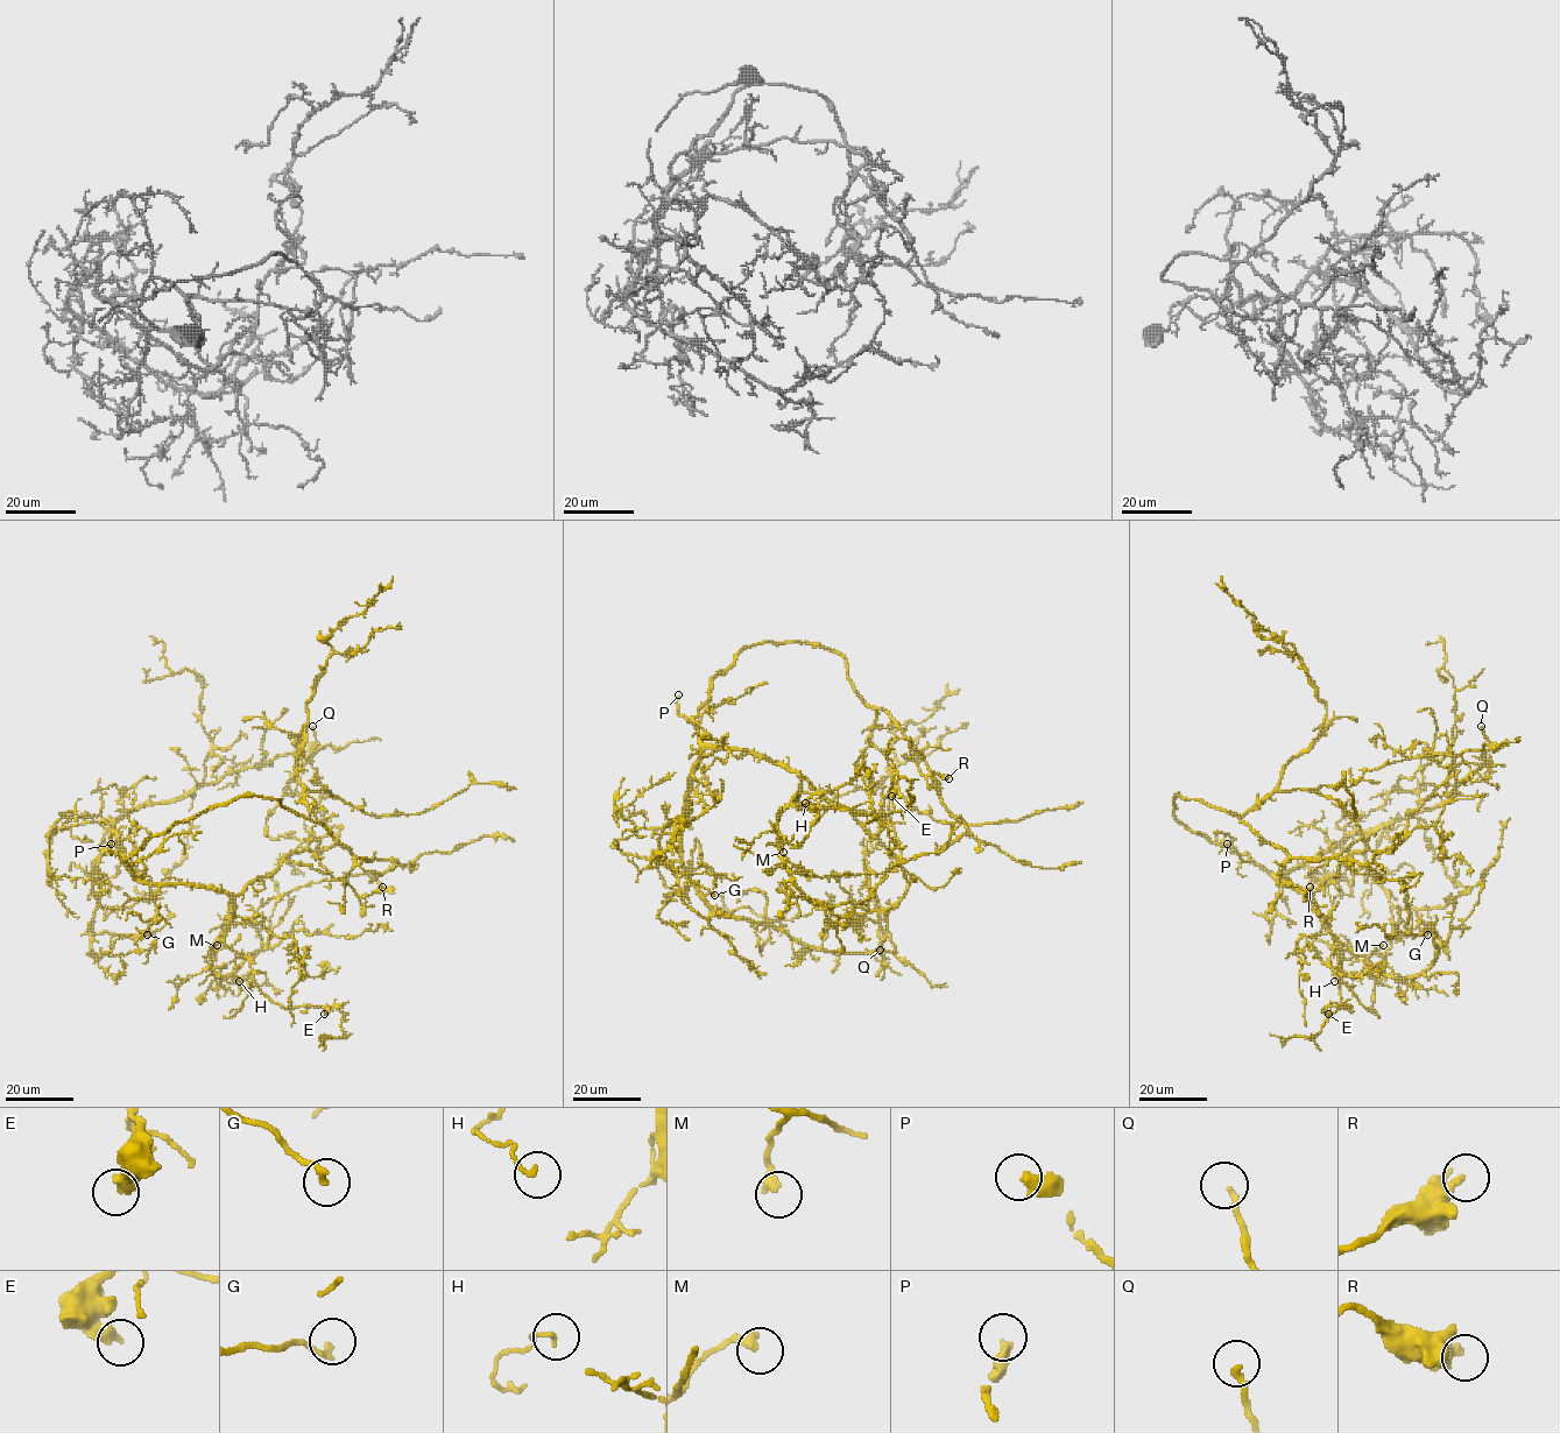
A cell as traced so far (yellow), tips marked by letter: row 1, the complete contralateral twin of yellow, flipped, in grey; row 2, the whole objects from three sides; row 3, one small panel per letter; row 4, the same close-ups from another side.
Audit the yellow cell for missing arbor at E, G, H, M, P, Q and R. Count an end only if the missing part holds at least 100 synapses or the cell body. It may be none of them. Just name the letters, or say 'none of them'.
P

